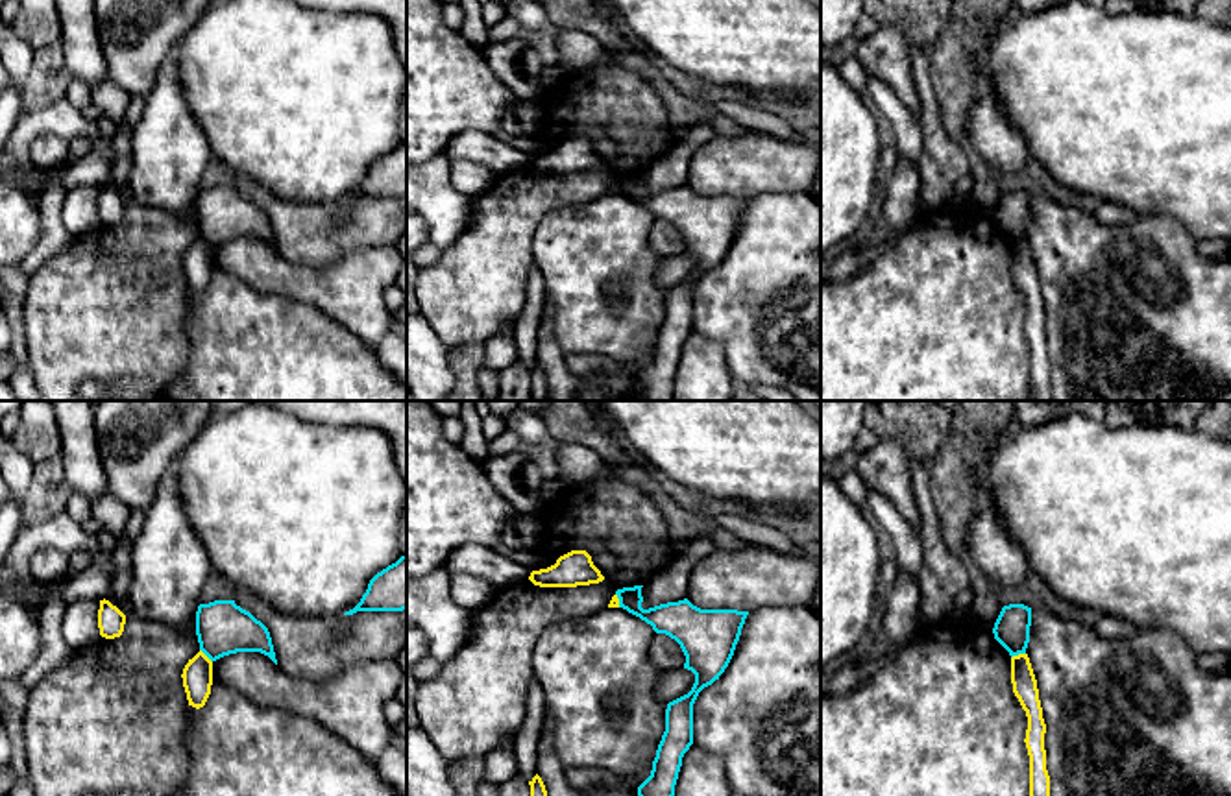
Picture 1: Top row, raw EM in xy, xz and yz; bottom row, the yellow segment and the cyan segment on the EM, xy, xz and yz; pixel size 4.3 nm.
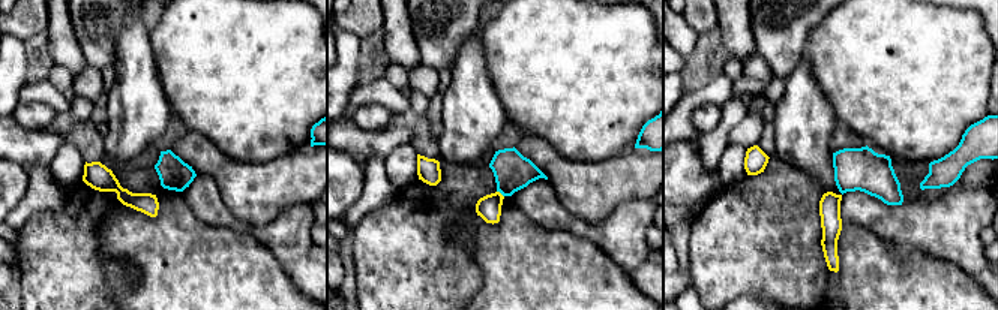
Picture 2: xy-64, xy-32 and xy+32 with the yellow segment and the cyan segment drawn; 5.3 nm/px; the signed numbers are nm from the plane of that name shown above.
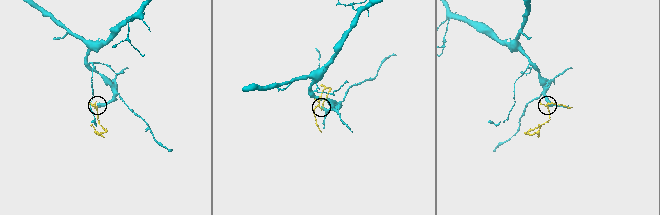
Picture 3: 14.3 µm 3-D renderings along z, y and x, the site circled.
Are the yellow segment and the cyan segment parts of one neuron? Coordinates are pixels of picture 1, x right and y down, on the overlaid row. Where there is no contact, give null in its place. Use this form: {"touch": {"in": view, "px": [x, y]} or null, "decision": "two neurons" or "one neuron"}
{"touch": {"in": "yz", "px": [1019, 654]}, "decision": "two neurons"}

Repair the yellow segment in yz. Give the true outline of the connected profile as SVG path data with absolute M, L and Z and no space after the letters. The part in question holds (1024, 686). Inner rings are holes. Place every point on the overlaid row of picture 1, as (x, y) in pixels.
M1028 654L1011 657L1011 683L1028 717L1026 748L1030 755L1030 796L1050 796L1050 776L1046 770L1044 733L1046 724L1039 700L1037 680Z

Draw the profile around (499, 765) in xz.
M494 748L484 755L482 783L503 785L516 776L516 755L512 750Z

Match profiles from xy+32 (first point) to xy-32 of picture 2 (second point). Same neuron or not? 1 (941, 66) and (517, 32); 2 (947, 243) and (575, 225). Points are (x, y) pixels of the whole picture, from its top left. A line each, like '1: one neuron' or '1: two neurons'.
1: one neuron
2: one neuron

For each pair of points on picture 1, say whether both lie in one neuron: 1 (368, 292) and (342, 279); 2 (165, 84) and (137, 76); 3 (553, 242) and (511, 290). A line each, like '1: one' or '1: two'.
1: one
2: two
3: two

